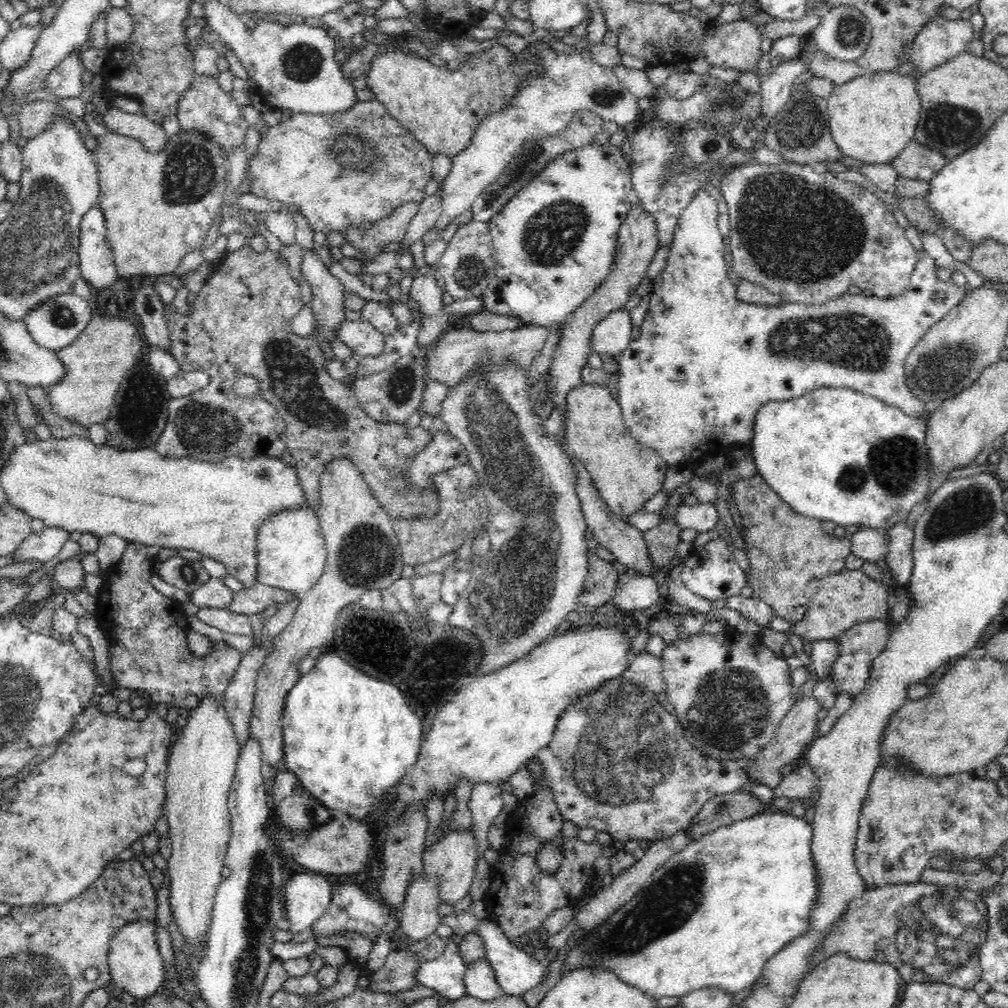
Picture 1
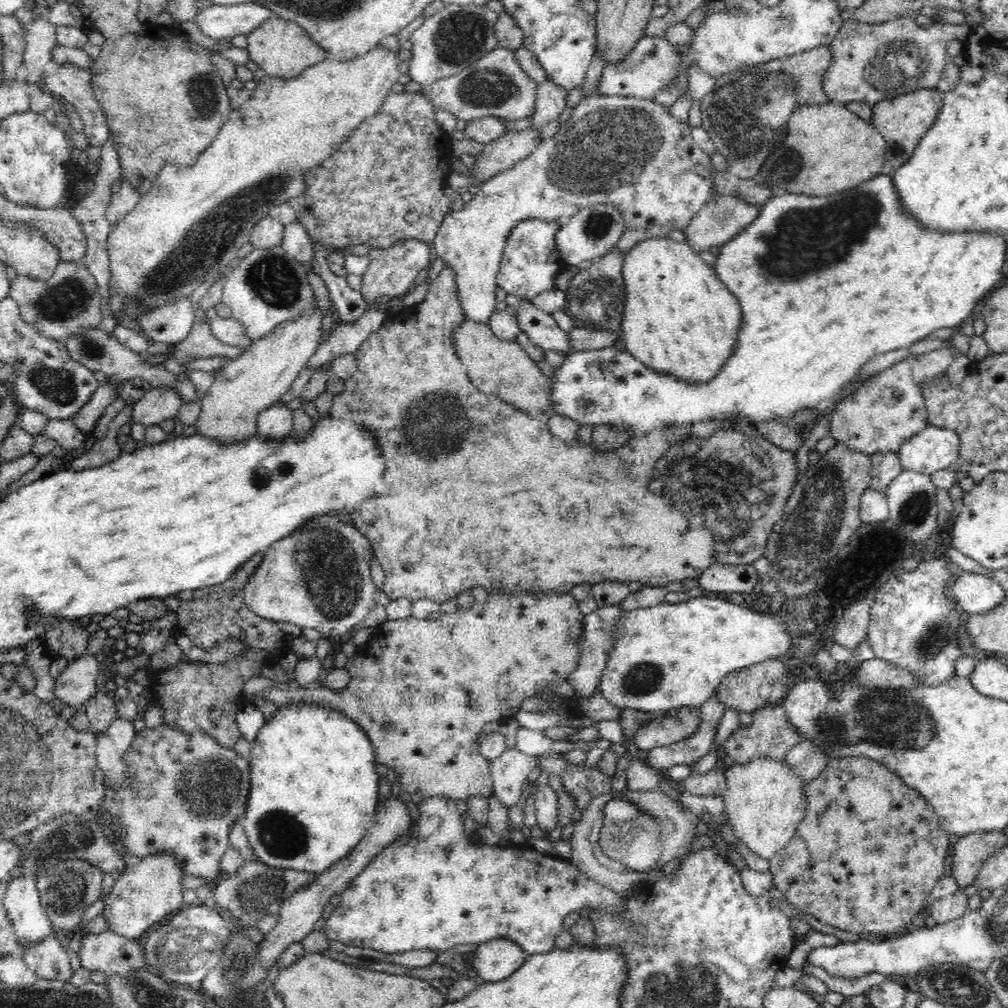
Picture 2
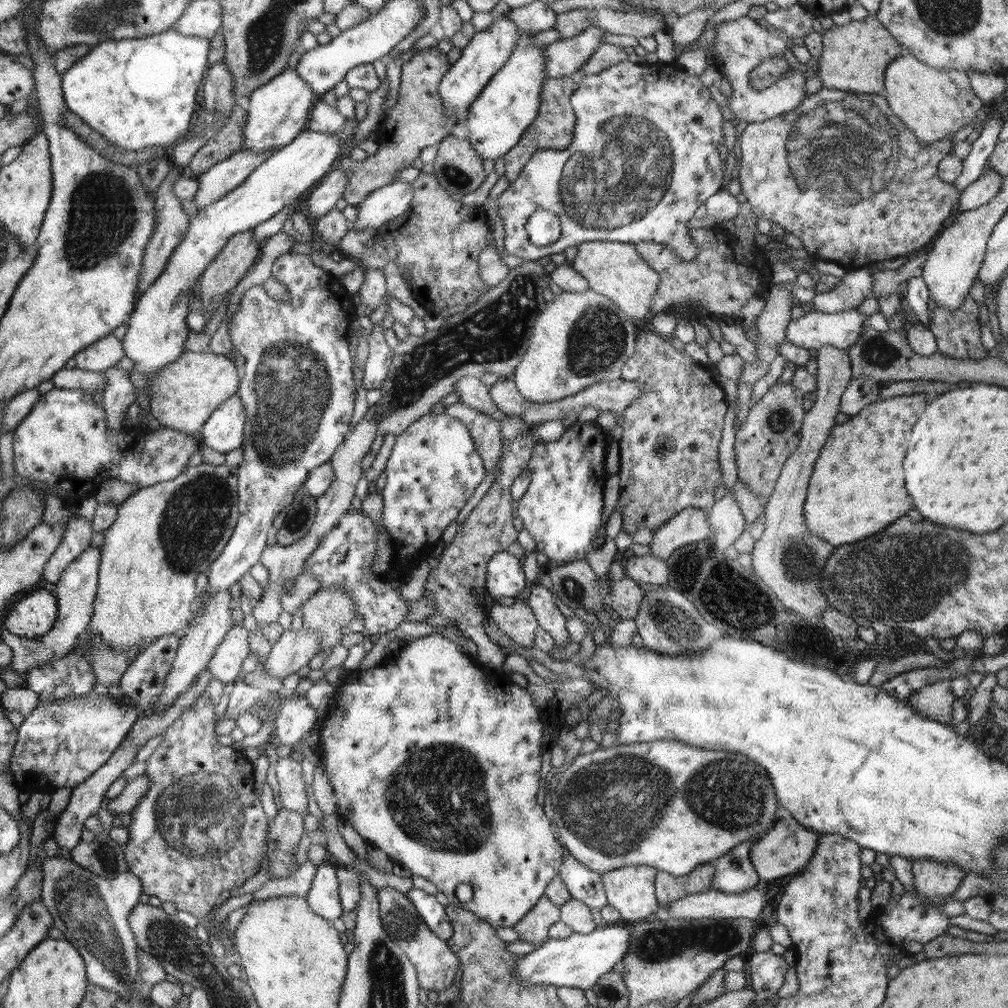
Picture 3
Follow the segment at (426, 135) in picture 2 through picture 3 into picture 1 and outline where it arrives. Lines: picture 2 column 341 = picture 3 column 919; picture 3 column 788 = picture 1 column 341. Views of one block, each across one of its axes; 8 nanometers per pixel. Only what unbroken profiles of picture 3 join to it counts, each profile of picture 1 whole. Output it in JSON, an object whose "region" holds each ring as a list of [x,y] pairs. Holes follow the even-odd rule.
{"region":[[[378,100],[356,102],[348,110],[337,113],[326,114],[308,114],[292,113],[288,119],[281,120],[274,126],[269,126],[258,141],[257,151],[252,158],[247,160],[247,180],[249,180],[250,193],[258,198],[267,198],[268,200],[278,201],[282,208],[280,211],[289,211],[288,208],[297,208],[300,214],[306,217],[310,228],[314,232],[324,232],[328,235],[330,232],[344,233],[348,228],[366,228],[376,224],[381,218],[390,216],[399,206],[406,203],[420,203],[426,196],[426,184],[433,178],[432,166],[433,154],[422,145],[422,143],[406,128],[401,125],[388,111],[387,108],[378,102]]]}

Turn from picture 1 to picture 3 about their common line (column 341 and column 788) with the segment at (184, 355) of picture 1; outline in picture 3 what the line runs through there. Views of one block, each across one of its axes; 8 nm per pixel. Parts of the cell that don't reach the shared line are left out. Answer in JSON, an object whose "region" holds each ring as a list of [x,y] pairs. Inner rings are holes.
{"region":[[[776,381],[768,392],[754,404],[744,418],[742,427],[736,428],[737,479],[750,485],[750,489],[758,495],[761,504],[767,504],[773,493],[784,461],[794,452],[801,440],[803,426],[804,393],[792,381]]]}

